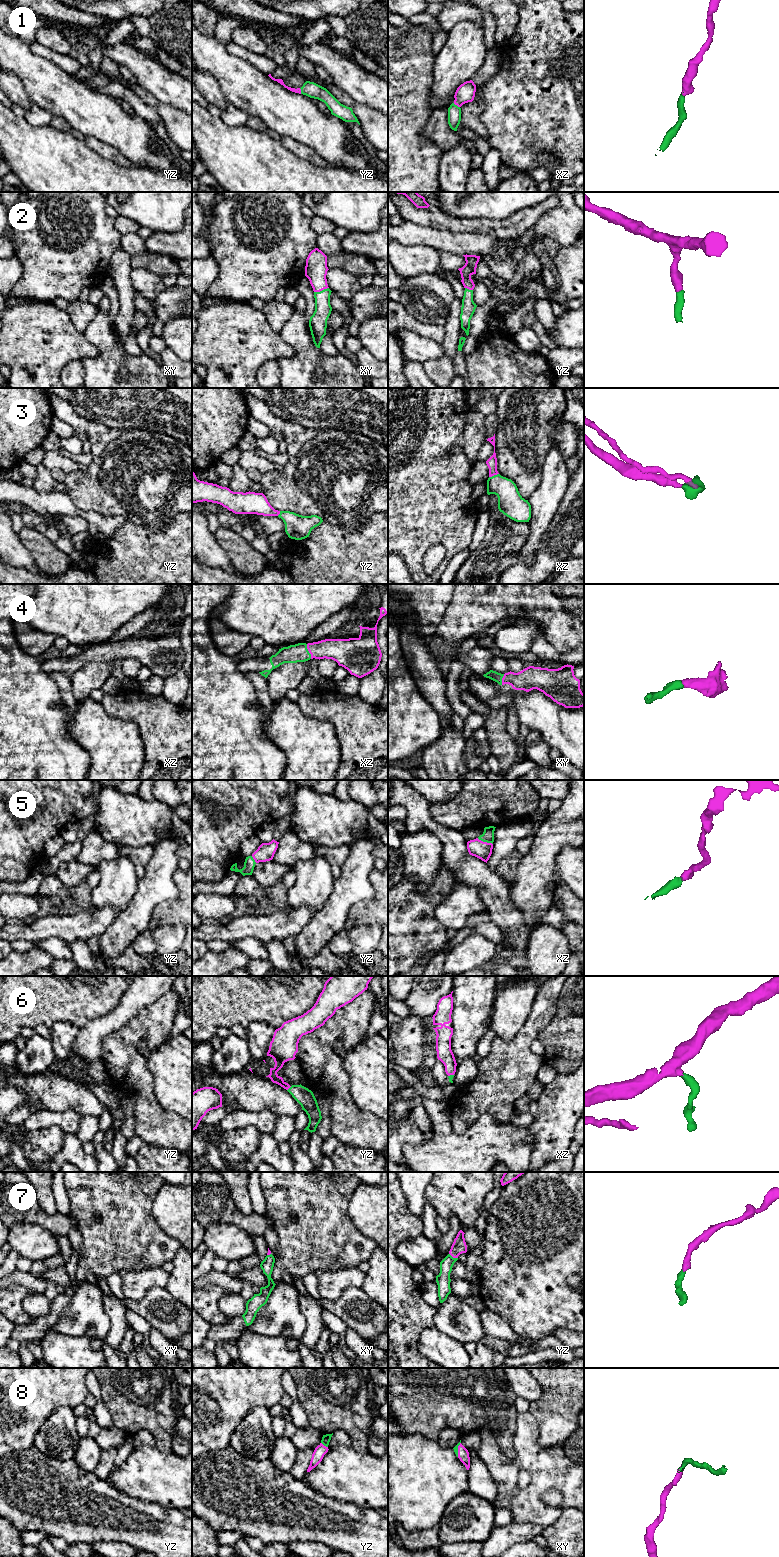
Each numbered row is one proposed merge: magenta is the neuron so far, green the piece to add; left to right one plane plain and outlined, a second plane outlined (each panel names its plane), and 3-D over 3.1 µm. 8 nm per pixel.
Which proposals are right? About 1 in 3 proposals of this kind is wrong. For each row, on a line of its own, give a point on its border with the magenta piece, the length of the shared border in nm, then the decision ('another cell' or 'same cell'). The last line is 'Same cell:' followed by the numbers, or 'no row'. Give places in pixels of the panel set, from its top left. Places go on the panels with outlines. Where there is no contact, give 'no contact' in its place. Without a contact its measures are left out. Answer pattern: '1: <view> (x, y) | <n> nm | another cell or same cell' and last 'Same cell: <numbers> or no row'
1: xz (456, 104) | 70 nm | same cell
2: xy (321, 290) | 130 nm | same cell
3: xz (493, 475) | 90 nm | same cell
4: xz (308, 650) | 130 nm | same cell
5: xz (485, 842) | 140 nm | same cell
6: yz (289, 1087) | 50 nm | same cell
7: yz (453, 1257) | 80 nm | same cell
8: yz (323, 1445) | 70 nm | same cell
Same cell: 1, 2, 3, 4, 5, 6, 7, 8

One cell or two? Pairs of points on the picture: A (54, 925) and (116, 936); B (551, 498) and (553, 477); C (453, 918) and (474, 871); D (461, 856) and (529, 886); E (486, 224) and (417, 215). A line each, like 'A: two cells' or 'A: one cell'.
A: two cells
B: one cell
C: two cells
D: two cells
E: one cell

